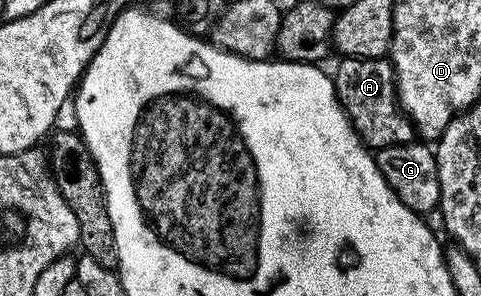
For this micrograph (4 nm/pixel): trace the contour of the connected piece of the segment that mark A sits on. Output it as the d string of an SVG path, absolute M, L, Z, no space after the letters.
M345 57L333 72L339 106L347 112L360 141L372 151L413 141L411 121L399 108L395 88L395 71L387 57Z

